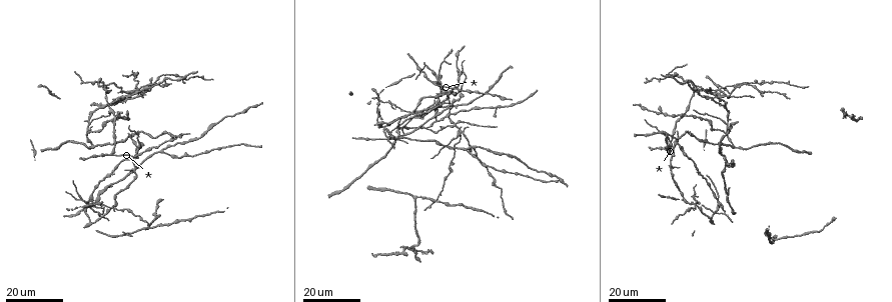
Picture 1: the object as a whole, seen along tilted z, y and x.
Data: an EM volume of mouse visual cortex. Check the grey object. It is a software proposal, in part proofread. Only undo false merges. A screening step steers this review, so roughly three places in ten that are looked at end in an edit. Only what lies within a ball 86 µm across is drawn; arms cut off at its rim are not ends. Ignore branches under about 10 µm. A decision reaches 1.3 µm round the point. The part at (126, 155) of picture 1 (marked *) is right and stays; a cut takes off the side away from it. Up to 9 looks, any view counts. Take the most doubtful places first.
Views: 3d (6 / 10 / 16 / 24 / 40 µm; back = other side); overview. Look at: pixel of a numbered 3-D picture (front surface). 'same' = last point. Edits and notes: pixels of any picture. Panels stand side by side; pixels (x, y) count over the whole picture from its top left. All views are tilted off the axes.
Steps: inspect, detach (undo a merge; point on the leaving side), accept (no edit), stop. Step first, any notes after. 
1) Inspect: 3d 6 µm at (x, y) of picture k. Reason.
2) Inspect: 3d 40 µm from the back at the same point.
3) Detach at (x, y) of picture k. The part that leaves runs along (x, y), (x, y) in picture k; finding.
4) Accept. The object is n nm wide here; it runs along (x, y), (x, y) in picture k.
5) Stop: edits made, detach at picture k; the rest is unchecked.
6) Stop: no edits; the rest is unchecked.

Inspect: 3d 16 µm at (673, 156) of picture 1. Four or more arms meet.

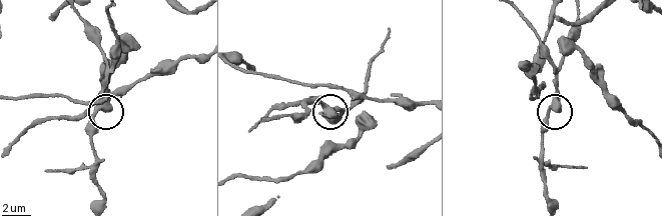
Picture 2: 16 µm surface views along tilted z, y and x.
Inspect: 3d 6 µm at (323, 107) of picture 2.

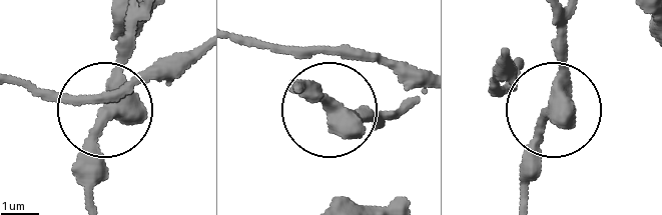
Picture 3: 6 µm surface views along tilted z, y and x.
Accept. 4 arms meet here; one cell here.

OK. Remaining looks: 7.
Inspect: 3d 16 µm at (111, 206) of picture 1. Looks like a crossing.

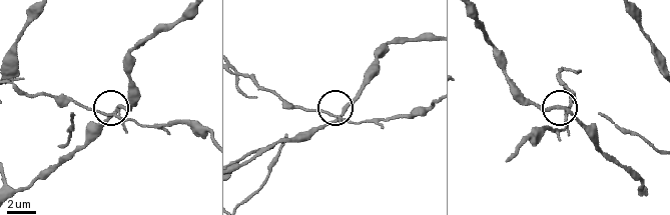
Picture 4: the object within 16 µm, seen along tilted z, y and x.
Inspect: 3d 10 µm at (330, 114) of picture 4.

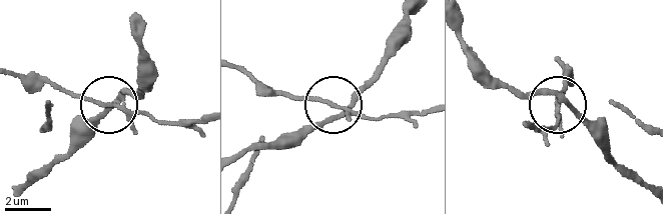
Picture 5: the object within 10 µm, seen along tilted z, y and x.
Detach at (153, 118) of picture 5. The part that leaves runs along (342, 106), (264, 93), (241, 71) in picture 5; a second cell is stuck on.

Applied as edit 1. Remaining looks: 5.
Inspect: overview.

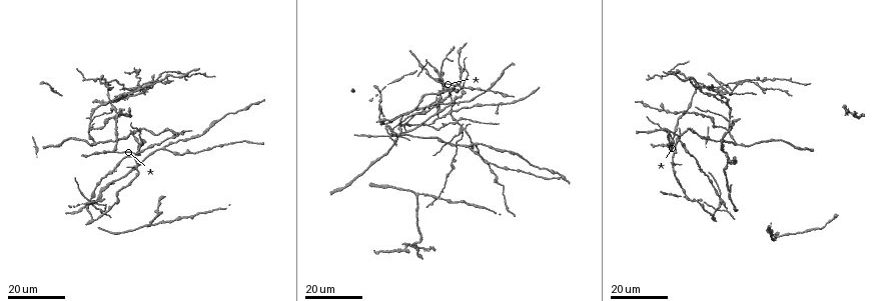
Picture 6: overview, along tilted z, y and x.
Inspect: 3d 24 µm at (88, 124) of picture 6. Three-way junction.

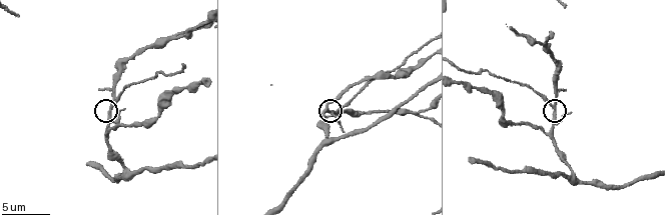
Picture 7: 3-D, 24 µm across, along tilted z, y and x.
Inspect: 3d 10 µm at (339, 113) of picture 7.

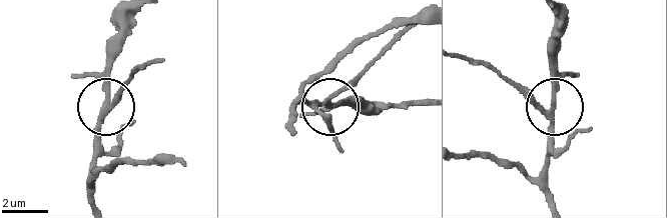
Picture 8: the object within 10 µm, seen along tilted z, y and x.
Accept. The side arm is 63 µm long; it runs along (462, 55), (491, 67), (551, 111), (543, 180) in picture 8; continuous, no second cell.

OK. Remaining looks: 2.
Inspect: 3d 16 µm at (468, 147) of picture 6. Three arms meet.

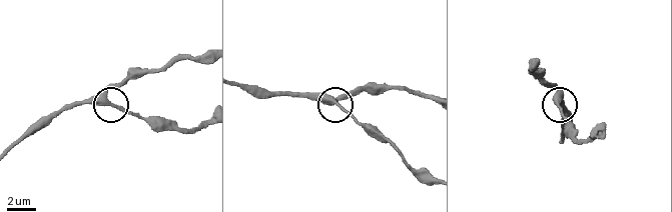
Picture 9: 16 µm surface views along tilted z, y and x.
Inspect: 3d 6 µm at (106, 93) of picture 9. Zoom in.

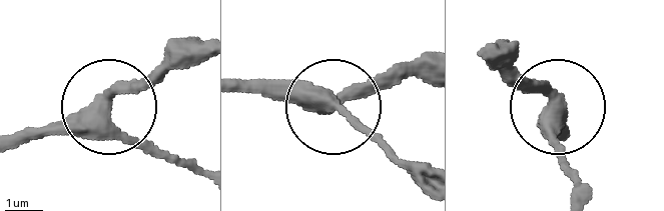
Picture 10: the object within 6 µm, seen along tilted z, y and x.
Accept. The object is 380 nm wide here; it runs along (238, 83), (337, 109), (385, 151) in picture 10; continuous, no second cell.

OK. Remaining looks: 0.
Stop: edits made, detach at picture 5; the rest is unchecked.

